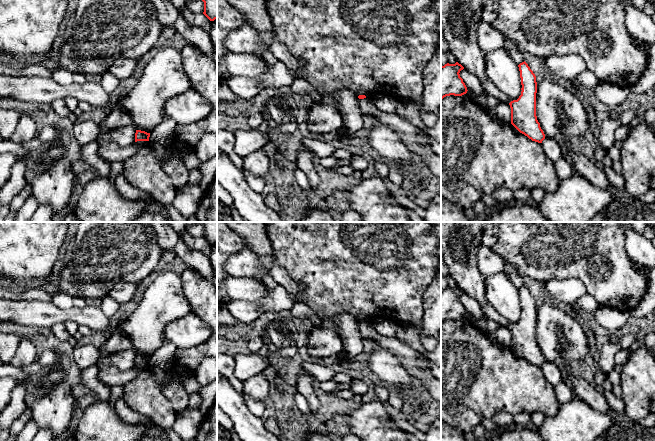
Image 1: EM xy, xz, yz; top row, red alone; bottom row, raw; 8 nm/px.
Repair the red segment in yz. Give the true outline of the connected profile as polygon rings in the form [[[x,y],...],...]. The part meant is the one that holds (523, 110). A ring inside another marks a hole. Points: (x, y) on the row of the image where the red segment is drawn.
[[[524,61],[518,65],[521,78],[521,95],[509,103],[511,124],[532,141],[542,143],[545,134],[536,116],[536,76]]]

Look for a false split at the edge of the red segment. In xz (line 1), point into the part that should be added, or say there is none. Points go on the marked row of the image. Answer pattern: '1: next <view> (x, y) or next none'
1: next none

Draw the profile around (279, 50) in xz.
[[[272,31],[270,50],[278,61],[281,61],[294,71],[295,78],[304,79],[300,74],[301,67],[298,65],[297,59],[287,50],[286,46],[277,39],[274,31]]]

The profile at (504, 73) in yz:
[[[504,48],[486,53],[486,74],[496,88],[511,101],[521,95],[521,78],[518,65]]]

